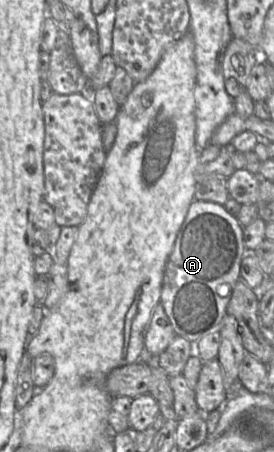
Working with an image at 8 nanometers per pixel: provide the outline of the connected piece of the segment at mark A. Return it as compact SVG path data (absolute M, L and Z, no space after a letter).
M196 199L191 203L166 263L160 298L176 335L196 342L206 334L219 331L219 325L227 314L233 289L241 278L242 258L248 251L243 239L243 229L238 219L224 205Z

